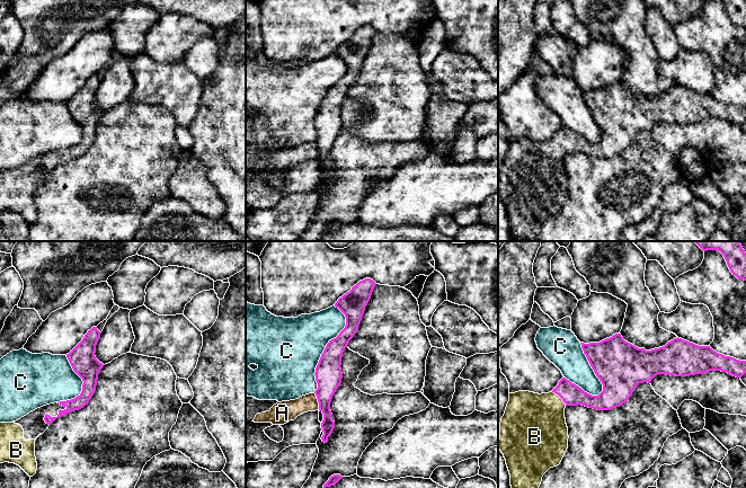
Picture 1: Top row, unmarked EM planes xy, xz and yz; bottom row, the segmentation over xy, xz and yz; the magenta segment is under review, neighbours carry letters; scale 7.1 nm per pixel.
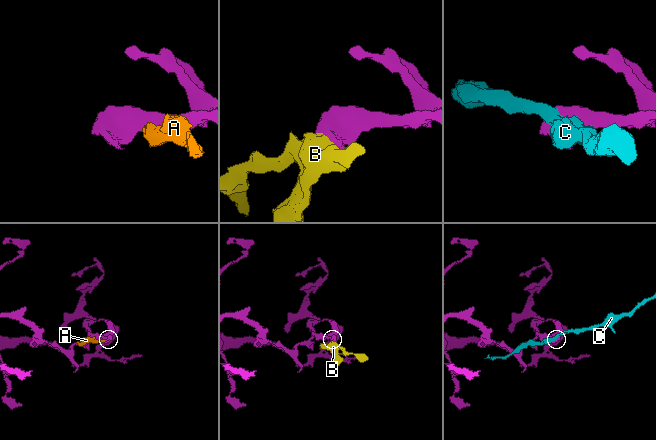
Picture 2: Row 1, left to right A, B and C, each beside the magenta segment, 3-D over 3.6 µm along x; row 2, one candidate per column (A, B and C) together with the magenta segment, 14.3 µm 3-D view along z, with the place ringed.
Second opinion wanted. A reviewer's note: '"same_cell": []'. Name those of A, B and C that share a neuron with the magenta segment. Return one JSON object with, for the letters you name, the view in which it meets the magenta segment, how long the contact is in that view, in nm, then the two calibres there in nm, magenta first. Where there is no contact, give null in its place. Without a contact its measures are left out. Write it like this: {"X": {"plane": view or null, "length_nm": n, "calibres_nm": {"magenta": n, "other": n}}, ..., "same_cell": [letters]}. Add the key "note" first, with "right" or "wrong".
{"note": "wrong", "B": {"plane": "yz", "length_nm": 150, "calibres_nm": {"magenta": 160, "other": 400}}, "same_cell": ["B"]}

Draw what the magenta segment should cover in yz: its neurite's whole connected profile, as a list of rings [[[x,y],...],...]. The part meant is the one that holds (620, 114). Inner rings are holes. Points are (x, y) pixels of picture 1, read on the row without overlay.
[[[615,81],[600,90],[581,91],[596,124],[603,132],[598,143],[592,143],[562,125],[549,141],[518,139],[509,141],[500,169],[499,197],[504,202],[510,222],[513,241],[539,241],[543,222],[560,212],[568,196],[568,175],[565,166],[567,153],[581,152],[597,158],[610,158],[622,153],[639,131],[648,130],[658,122],[690,124],[710,118],[721,118],[741,125],[746,121],[746,108],[717,100],[710,94],[699,94],[682,86],[674,86],[665,94],[646,98],[625,89]]]

